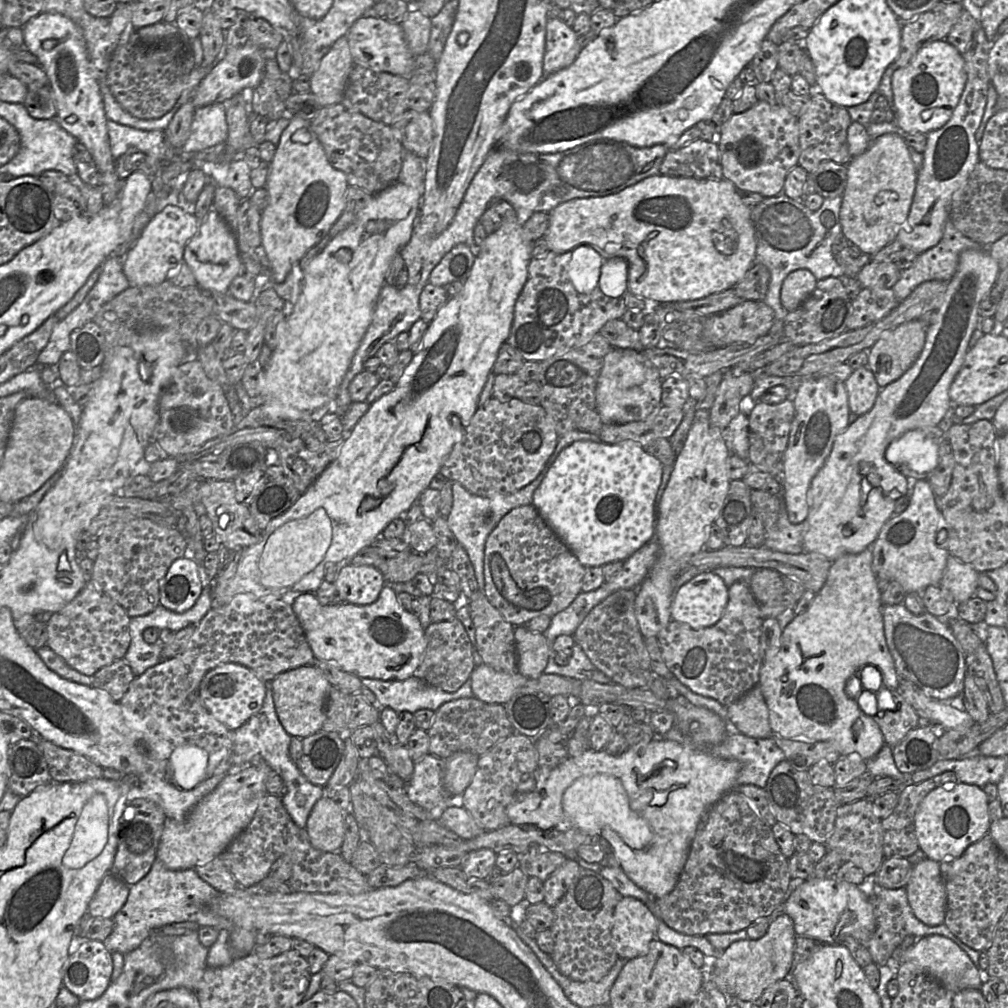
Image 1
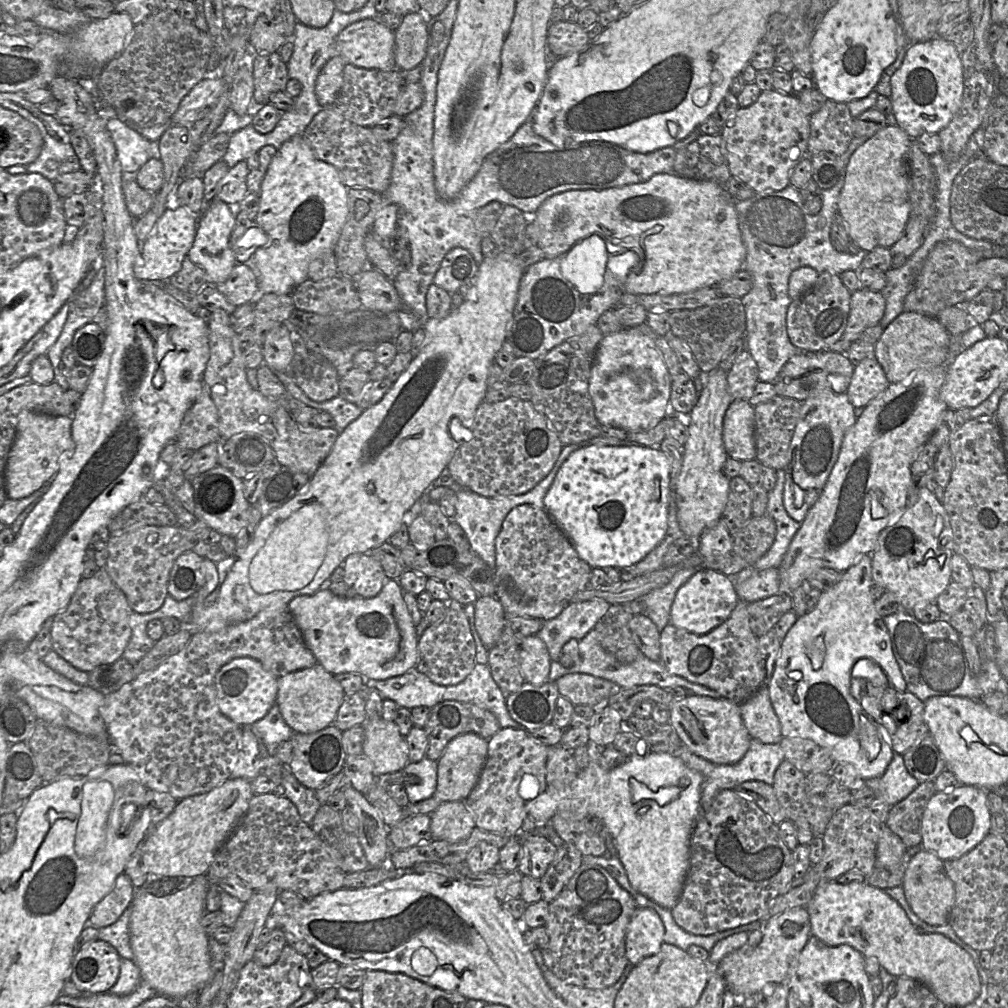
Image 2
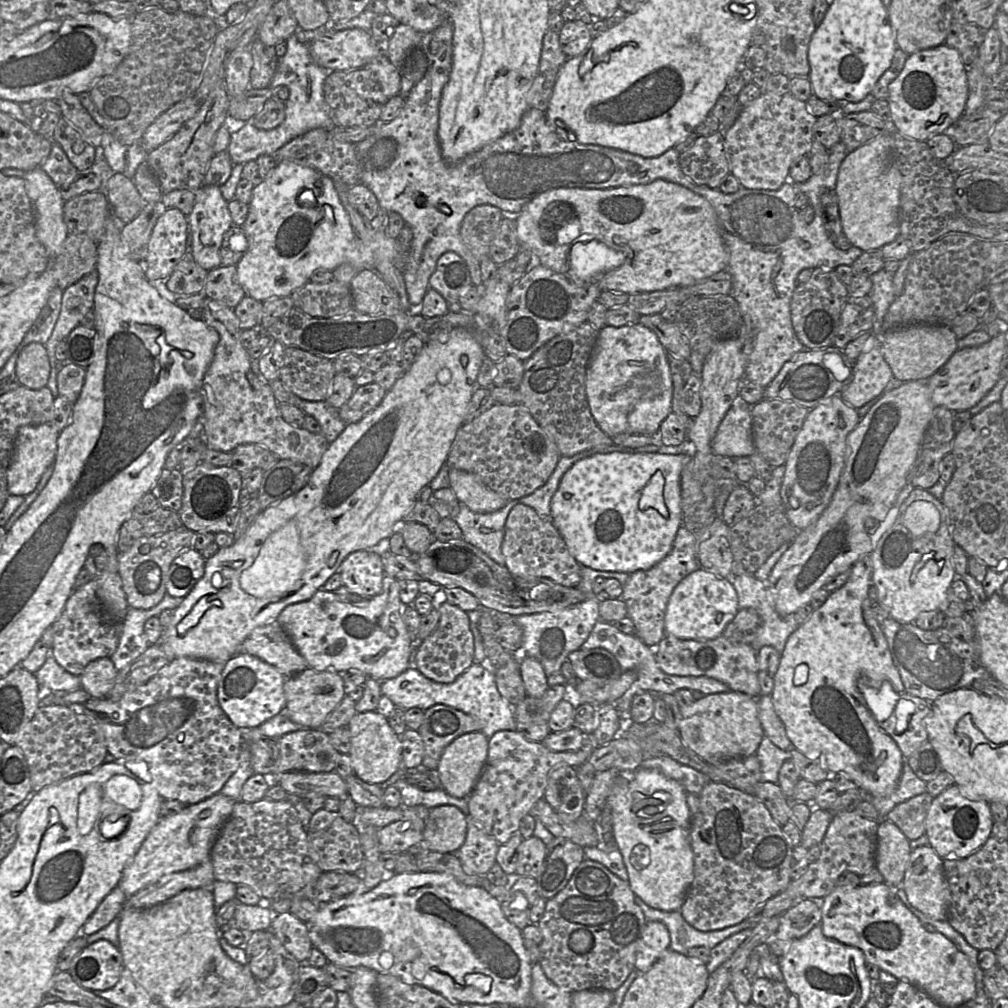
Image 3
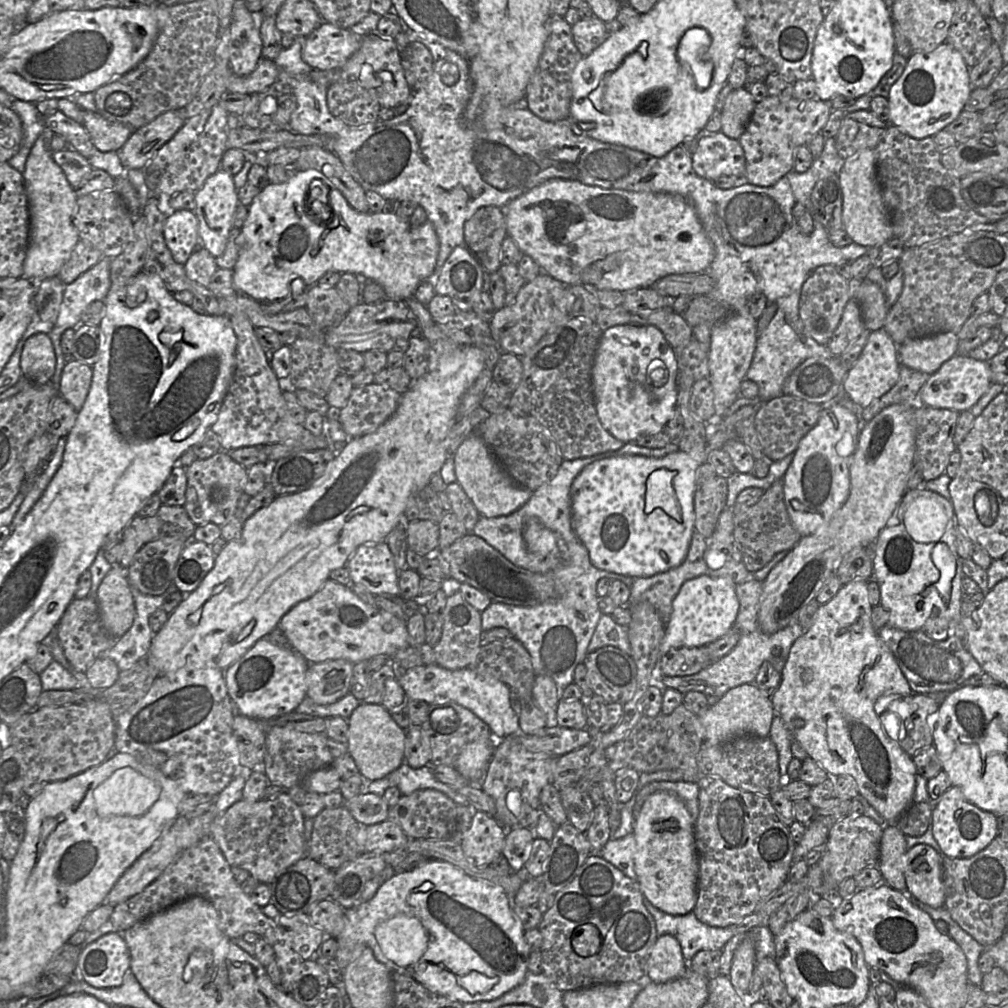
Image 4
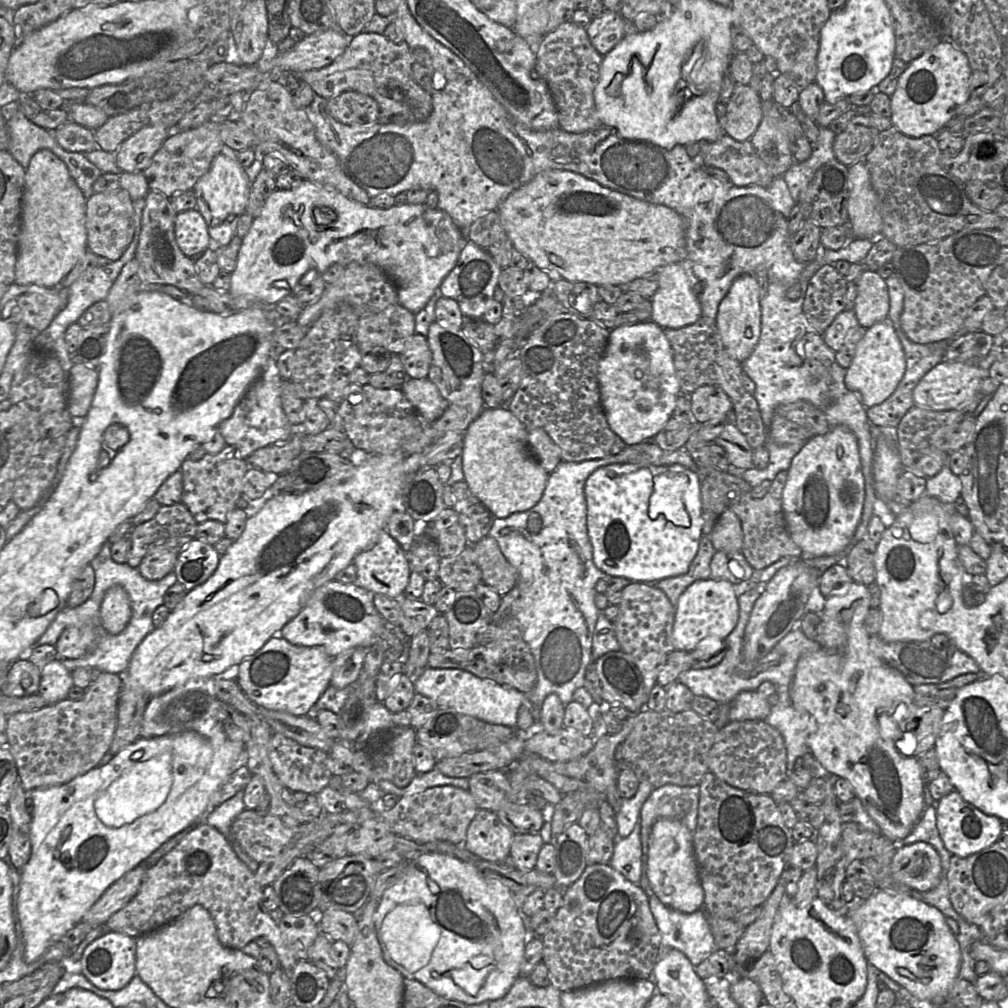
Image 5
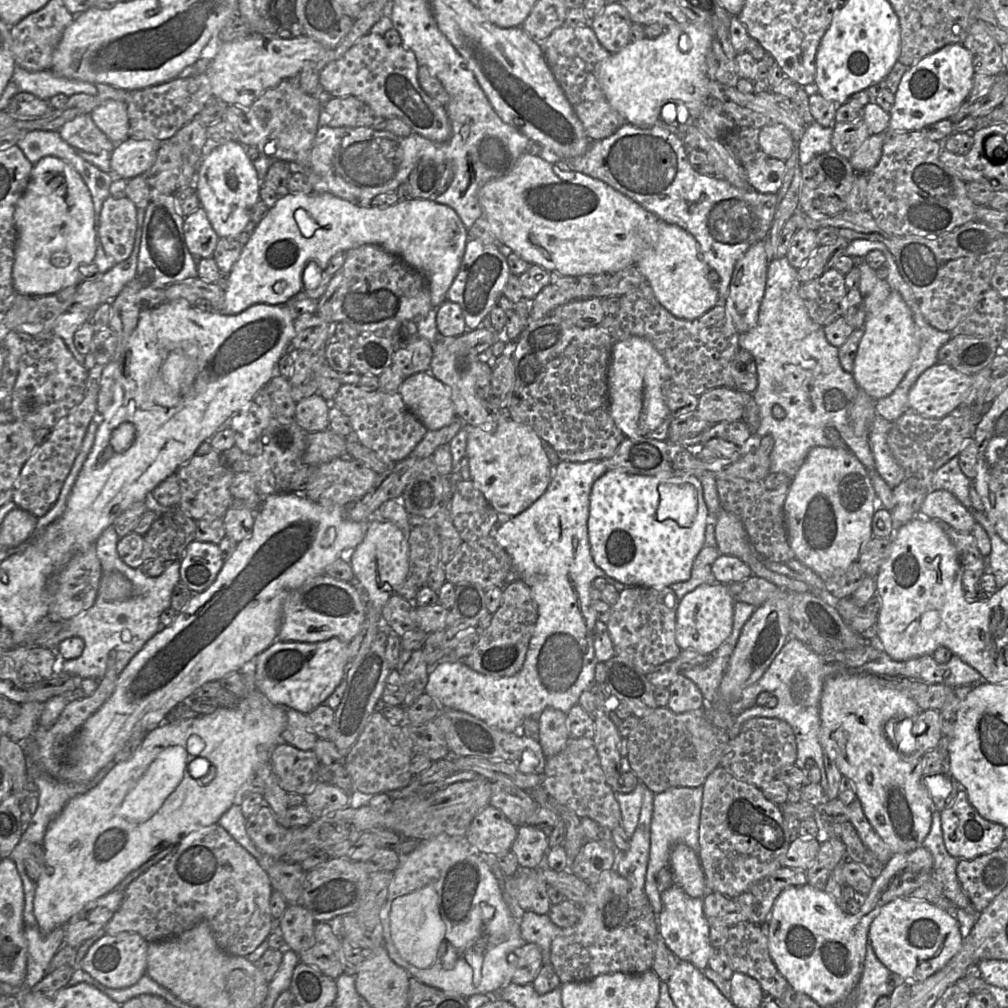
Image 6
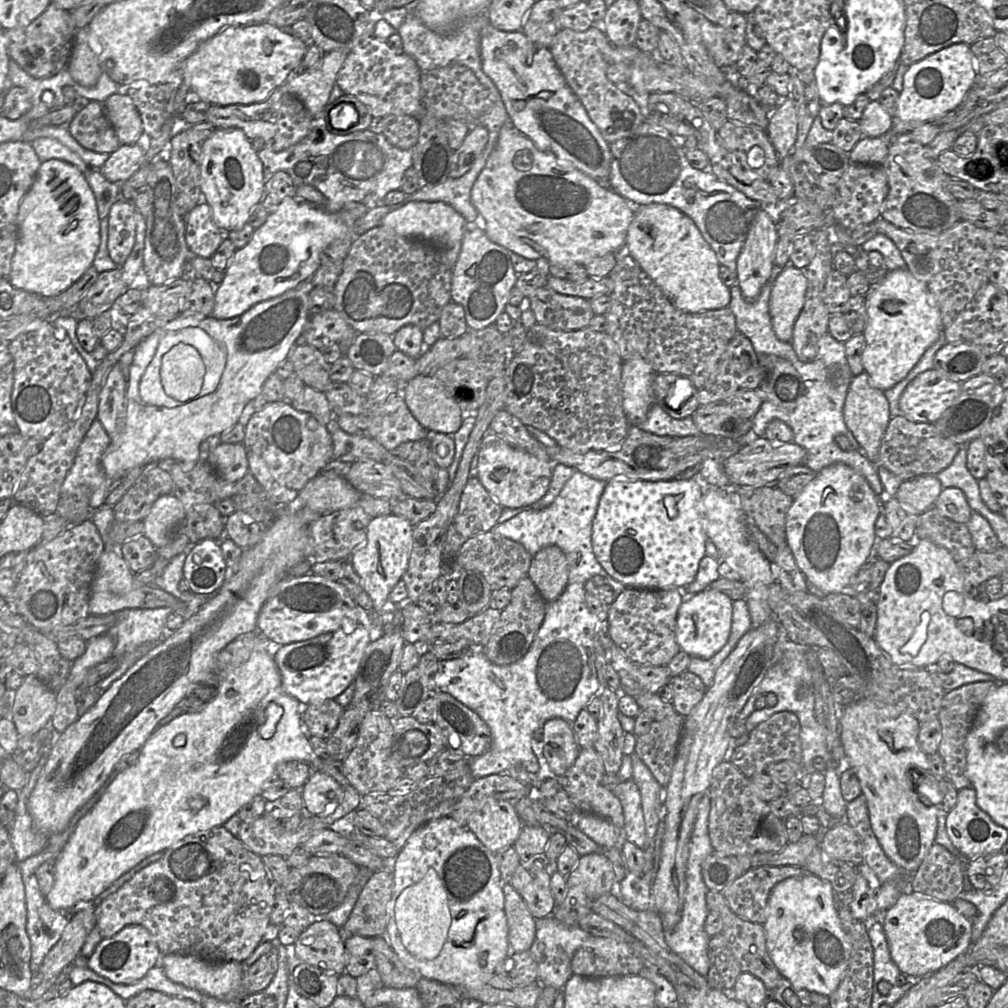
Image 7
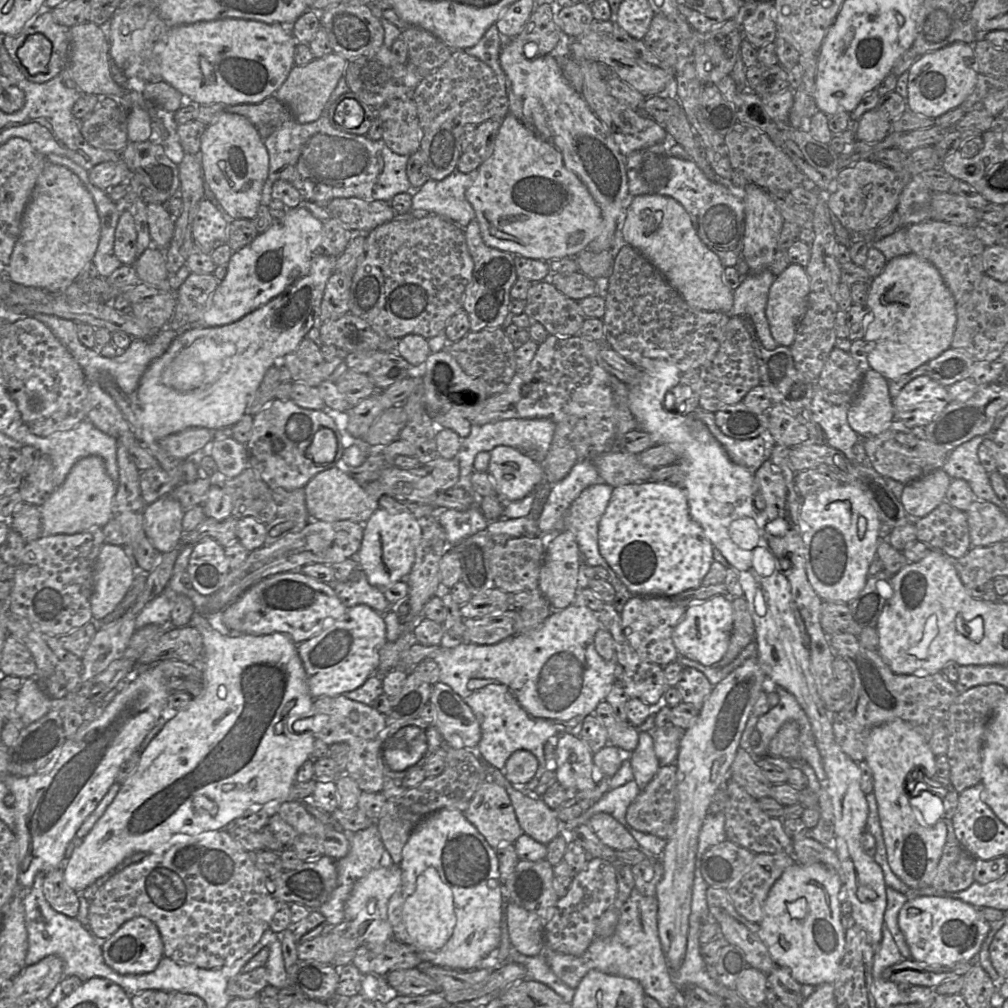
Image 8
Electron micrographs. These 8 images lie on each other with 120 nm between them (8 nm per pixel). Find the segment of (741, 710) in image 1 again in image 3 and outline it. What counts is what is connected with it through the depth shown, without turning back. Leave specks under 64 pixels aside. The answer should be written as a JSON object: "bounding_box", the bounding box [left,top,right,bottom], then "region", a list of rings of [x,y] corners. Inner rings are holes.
{"bounding_box":[757,695,794,752],"region":[[[760,695],[757,698],[757,706],[764,735],[782,750],[790,752],[794,746],[787,737],[785,726],[774,709],[771,695]]]}

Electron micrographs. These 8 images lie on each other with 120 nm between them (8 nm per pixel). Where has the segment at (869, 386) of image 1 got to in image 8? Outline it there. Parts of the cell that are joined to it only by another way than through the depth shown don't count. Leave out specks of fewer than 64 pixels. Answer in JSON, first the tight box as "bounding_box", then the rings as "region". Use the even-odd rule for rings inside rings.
{"bounding_box":[863,254,957,381],"region":[[[913,254],[897,256],[869,284],[863,336],[870,368],[888,381],[899,380],[951,347],[957,303],[938,269]]]}

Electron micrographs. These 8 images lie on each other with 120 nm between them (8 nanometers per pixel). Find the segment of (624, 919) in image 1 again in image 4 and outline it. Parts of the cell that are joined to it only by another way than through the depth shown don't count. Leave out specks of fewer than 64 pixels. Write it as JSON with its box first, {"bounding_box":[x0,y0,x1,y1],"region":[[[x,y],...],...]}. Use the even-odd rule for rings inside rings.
{"bounding_box":[647,934,688,983],"region":[[[669,934],[658,936],[655,944],[650,950],[647,960],[647,976],[654,983],[666,983],[677,979],[685,974],[688,962],[683,958],[679,942]]]}

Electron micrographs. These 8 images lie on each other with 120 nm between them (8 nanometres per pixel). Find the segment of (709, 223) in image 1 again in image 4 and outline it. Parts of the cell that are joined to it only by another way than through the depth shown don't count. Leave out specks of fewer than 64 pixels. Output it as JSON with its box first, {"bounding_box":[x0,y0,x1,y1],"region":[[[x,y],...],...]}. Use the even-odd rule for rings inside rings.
{"bounding_box":[504,178,715,292],"region":[[[560,178],[550,179],[519,197],[504,207],[507,234],[524,254],[530,256],[541,268],[556,280],[566,285],[582,285],[589,291],[618,290],[628,292],[640,288],[649,288],[660,278],[670,274],[690,274],[705,272],[715,257],[714,247],[705,233],[694,207],[679,194],[665,192],[634,192],[623,189],[604,189],[598,186],[583,184],[575,180]]]}

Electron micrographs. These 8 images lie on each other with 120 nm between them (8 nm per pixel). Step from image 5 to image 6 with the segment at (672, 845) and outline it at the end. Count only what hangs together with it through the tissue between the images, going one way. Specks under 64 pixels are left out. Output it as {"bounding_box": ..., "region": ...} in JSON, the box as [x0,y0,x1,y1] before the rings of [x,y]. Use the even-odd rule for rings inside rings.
{"bounding_box":[669,843,707,898],"region":[[[683,843],[676,844],[671,850],[669,868],[675,885],[693,898],[704,898],[707,893],[706,879],[693,849]]]}

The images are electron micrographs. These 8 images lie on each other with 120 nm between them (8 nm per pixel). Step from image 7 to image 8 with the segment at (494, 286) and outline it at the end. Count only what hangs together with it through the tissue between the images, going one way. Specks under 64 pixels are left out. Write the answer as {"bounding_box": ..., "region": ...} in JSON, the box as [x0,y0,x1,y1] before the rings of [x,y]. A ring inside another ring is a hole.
{"bounding_box":[463,218,519,332],"region":[[[476,218],[464,228],[464,234],[474,263],[471,280],[463,294],[463,309],[468,314],[470,330],[476,332],[502,327],[509,314],[510,290],[518,278],[513,258],[519,255],[486,245]]]}

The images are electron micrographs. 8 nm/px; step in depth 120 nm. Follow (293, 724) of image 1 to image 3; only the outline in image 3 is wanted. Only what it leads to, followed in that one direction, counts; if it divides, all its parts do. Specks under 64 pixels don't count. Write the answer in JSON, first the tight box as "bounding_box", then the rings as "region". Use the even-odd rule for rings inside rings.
{"bounding_box":[285,667,346,729],"region":[[[309,667],[297,675],[291,675],[285,683],[286,705],[290,711],[292,720],[300,723],[304,729],[318,729],[342,700],[346,697],[345,681],[341,673],[333,670],[318,670]]]}

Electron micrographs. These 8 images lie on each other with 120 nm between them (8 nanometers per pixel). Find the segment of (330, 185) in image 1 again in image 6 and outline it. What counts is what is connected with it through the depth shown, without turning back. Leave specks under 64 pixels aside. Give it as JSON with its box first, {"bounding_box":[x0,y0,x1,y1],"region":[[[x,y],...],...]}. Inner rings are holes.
{"bounding_box":[221,192,468,315],"region":[[[300,192],[287,193],[286,195],[280,197],[273,207],[268,209],[263,219],[256,225],[248,242],[242,247],[239,258],[233,265],[231,271],[228,273],[228,285],[224,290],[225,298],[221,312],[226,315],[236,315],[254,304],[285,304],[292,296],[303,290],[302,273],[309,262],[315,262],[321,270],[325,270],[328,266],[329,260],[333,255],[338,252],[347,252],[350,249],[359,247],[364,244],[379,245],[385,251],[399,256],[410,267],[420,271],[427,279],[432,306],[439,307],[439,305],[447,299],[447,291],[459,271],[467,241],[468,229],[464,226],[457,213],[450,206],[437,203],[431,199],[411,198],[409,200],[398,201],[397,203],[388,207],[374,207],[359,206],[327,192],[312,192],[311,194],[303,194]]]}

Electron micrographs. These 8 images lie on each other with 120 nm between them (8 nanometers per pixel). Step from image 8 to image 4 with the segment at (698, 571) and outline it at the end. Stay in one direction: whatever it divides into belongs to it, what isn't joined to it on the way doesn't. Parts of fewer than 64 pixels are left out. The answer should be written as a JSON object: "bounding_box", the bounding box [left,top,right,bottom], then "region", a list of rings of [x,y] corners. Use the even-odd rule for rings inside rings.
{"bounding_box":[571,451,703,577],"region":[[[676,451],[661,458],[641,455],[613,456],[596,460],[586,465],[575,477],[571,485],[572,525],[578,538],[587,548],[593,566],[617,574],[638,577],[650,577],[679,566],[686,558],[692,535],[695,532],[694,493],[696,487],[696,471],[703,463],[699,463],[689,453]]]}

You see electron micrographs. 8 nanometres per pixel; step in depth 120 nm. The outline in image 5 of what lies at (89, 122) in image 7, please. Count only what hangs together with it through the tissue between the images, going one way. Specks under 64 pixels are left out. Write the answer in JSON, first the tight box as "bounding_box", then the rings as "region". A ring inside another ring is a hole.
{"bounding_box":[53,120,98,153],"region":[[[72,120],[59,126],[53,135],[57,143],[68,152],[87,153],[98,149],[94,131],[83,127]]]}

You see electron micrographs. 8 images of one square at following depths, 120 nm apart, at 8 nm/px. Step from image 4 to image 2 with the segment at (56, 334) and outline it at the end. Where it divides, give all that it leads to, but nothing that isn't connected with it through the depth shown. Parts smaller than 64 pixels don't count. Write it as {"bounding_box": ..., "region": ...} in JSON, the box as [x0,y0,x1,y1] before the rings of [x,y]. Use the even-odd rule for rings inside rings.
{"bounding_box":[46,266,105,370],"region":[[[102,266],[86,289],[77,294],[74,290],[74,295],[69,300],[69,311],[61,333],[46,352],[53,370],[61,365],[62,353],[65,348],[71,346],[75,332],[91,323],[99,309],[105,305],[104,282],[104,266]]]}

